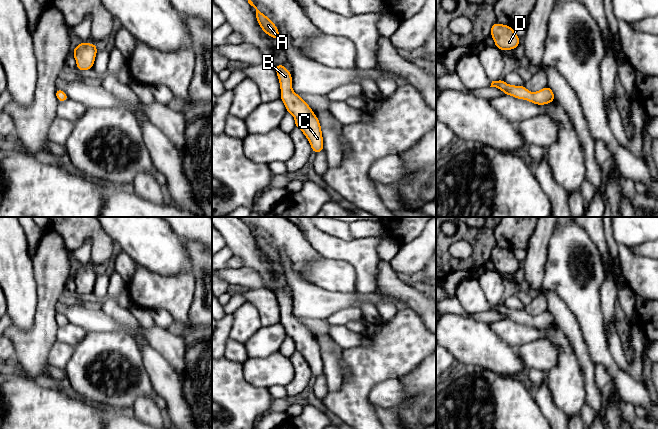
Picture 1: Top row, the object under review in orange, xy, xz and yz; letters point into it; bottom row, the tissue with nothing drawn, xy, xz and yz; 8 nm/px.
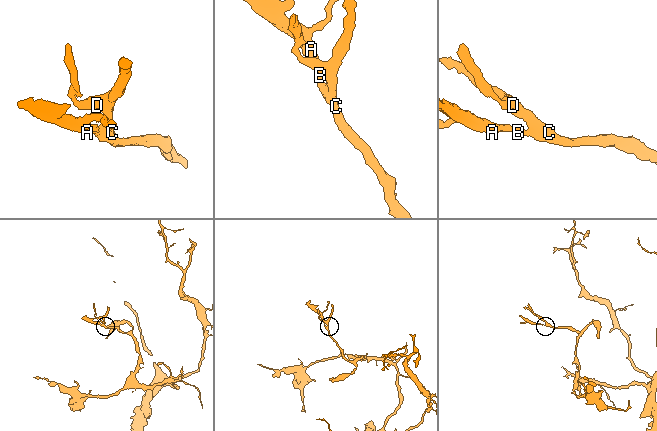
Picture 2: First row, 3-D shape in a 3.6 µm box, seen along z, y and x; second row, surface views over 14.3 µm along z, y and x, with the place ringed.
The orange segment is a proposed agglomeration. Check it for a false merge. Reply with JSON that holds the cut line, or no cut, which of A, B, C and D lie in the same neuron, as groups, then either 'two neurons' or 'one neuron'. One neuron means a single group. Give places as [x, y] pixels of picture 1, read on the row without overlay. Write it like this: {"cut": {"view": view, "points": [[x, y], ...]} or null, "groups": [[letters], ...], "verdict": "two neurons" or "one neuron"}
{"cut": null, "groups": [["A", "B", "C", "D"]], "verdict": "one neuron"}

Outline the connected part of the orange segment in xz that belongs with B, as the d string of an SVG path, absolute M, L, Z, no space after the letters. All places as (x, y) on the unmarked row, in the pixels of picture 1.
M280 287L274 293L281 312L280 323L284 326L287 336L294 340L295 350L307 361L314 377L323 375L323 360L318 341L301 320L292 314L292 298L284 289Z

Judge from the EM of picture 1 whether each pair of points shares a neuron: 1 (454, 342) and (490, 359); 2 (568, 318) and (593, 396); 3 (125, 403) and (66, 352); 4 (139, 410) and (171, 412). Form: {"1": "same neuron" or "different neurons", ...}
{"1": "same neuron", "2": "same neuron", "3": "same neuron", "4": "different neurons"}

